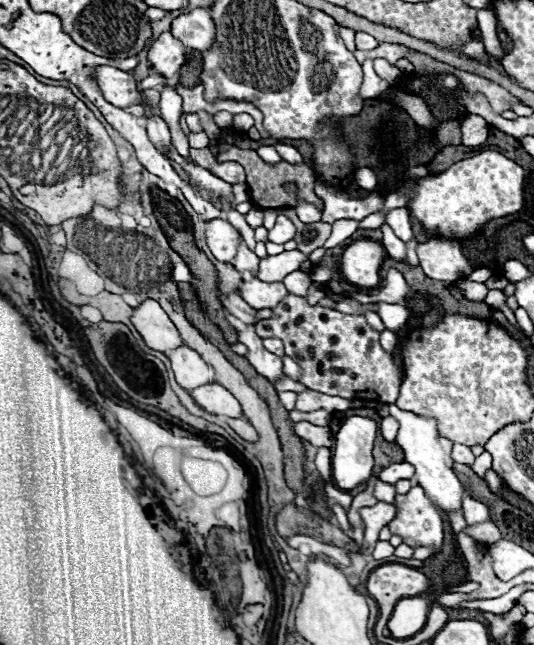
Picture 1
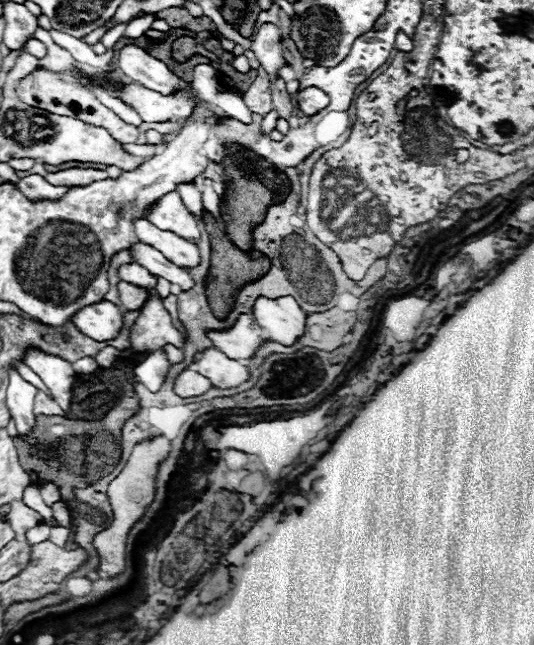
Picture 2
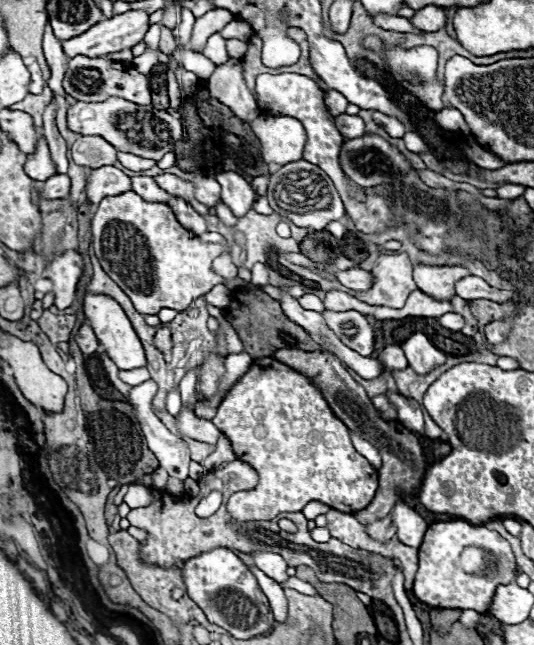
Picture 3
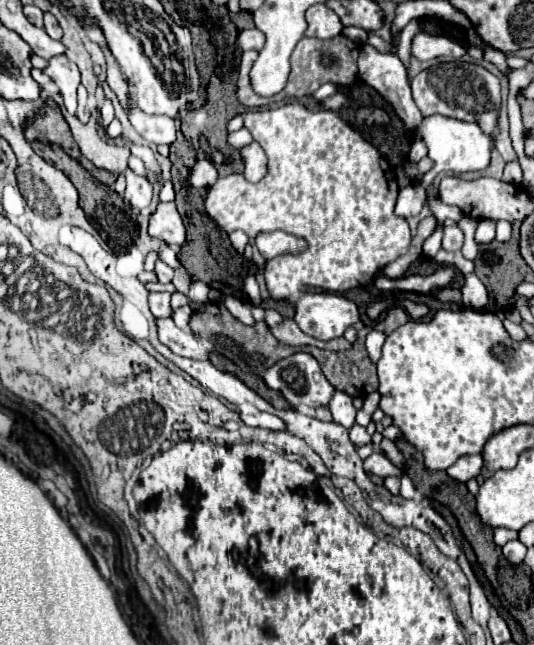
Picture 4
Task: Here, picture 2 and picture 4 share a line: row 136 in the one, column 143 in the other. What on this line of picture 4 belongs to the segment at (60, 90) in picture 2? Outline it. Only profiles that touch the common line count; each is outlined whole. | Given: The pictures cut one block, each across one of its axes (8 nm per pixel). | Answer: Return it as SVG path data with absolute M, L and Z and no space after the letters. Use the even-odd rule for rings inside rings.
M134 104L130 106L128 118L142 138L146 138L154 144L166 144L166 146L176 142L176 124L172 118L168 118L168 116L144 116L144 112L140 112L140 108L136 108Z

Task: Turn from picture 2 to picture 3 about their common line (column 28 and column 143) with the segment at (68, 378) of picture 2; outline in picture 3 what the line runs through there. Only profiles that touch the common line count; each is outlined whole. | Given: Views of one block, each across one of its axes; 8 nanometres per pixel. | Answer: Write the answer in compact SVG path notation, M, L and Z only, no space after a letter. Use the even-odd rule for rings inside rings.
M86 292L86 296L84 296L84 312L86 312L86 318L90 320L100 344L106 348L108 356L112 358L112 362L120 370L136 370L136 368L146 366L146 356L144 356L144 348L140 344L140 338L136 336L128 316L120 308L120 304L116 304L116 300L112 300L110 296L100 296L100 294Z

